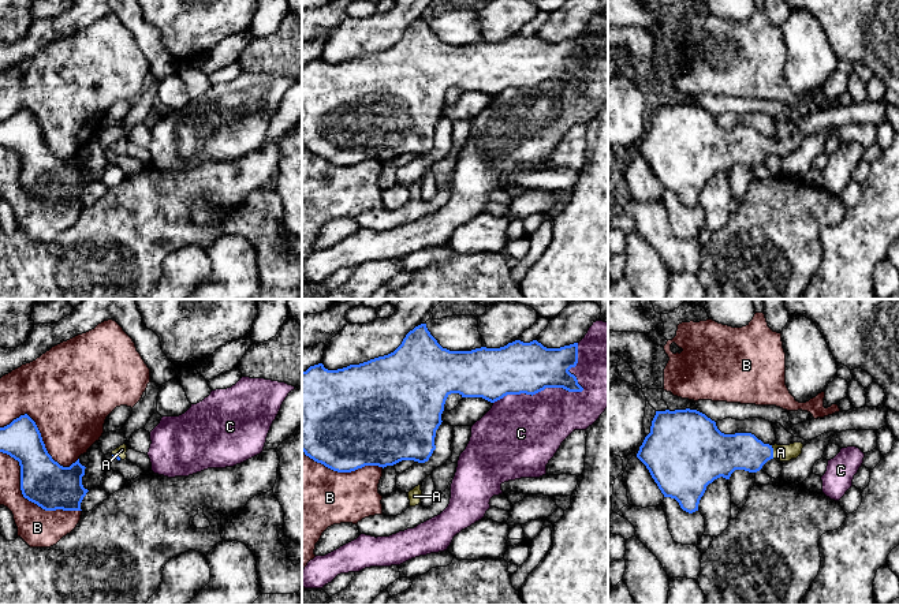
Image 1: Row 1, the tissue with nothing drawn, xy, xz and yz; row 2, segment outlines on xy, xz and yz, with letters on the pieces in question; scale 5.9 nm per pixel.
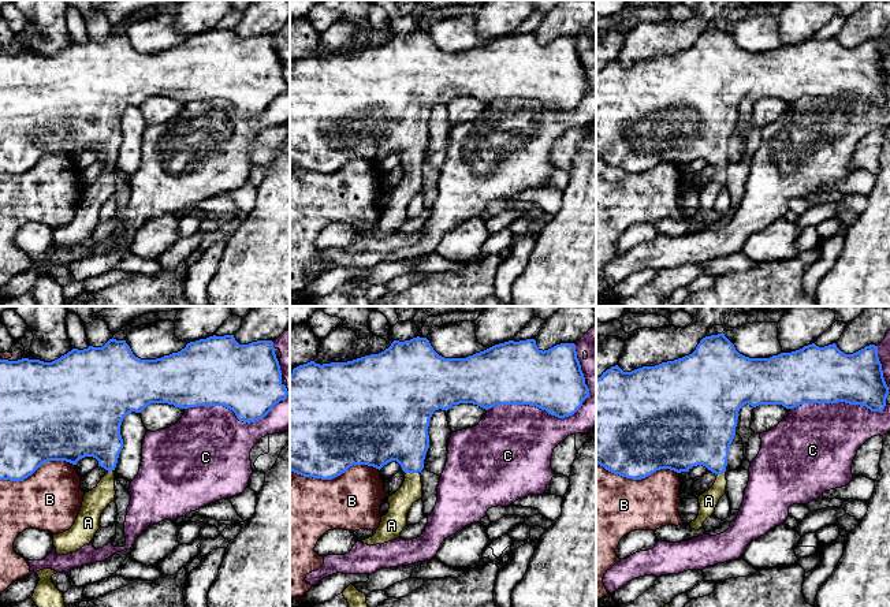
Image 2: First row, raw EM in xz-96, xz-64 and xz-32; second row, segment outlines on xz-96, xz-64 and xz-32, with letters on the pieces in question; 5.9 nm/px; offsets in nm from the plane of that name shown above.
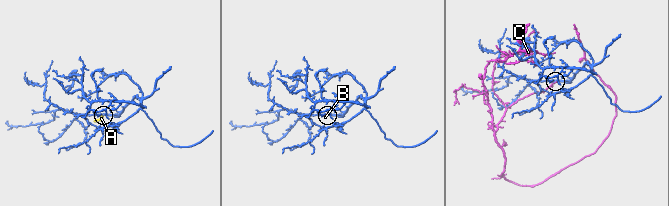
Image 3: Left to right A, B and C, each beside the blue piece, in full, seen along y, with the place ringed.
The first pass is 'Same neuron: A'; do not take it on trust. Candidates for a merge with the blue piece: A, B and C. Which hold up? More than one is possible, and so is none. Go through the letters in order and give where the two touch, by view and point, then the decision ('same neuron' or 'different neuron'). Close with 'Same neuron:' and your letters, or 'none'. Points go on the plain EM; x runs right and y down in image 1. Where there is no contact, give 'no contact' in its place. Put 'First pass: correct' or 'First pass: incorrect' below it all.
A: yz (772, 146) | same neuron
B: xy (26, 191) | different neuron
C: xz (562, 81) | different neuron
Same neuron: A
First pass: correct

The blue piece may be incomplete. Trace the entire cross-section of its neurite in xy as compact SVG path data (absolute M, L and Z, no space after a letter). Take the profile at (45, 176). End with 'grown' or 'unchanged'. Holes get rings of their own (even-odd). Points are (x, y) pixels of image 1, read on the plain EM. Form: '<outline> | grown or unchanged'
M27 108L0 122L0 146L19 156L25 193L45 205L82 205L81 197L89 186L82 179L86 161L79 153L70 161L55 156Z | unchanged

